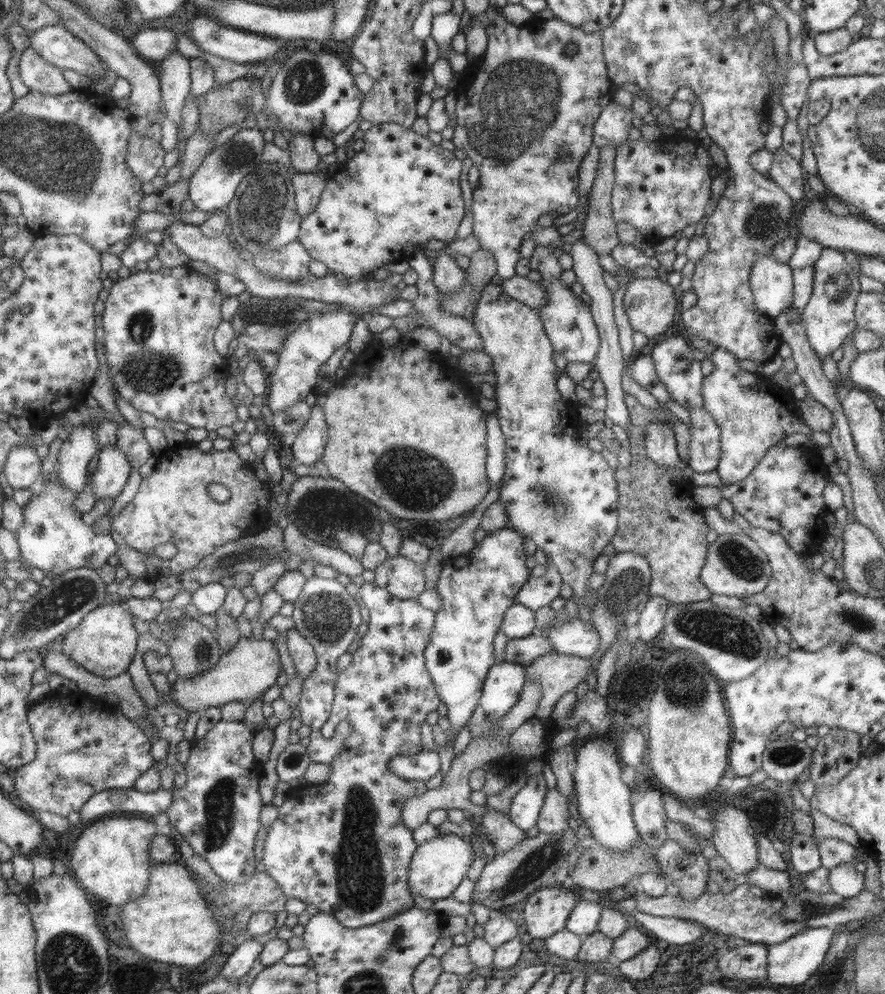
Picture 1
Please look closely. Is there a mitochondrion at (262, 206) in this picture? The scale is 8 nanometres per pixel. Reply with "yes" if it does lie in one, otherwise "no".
yes

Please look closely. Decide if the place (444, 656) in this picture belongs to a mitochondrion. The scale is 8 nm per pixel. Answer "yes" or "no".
yes

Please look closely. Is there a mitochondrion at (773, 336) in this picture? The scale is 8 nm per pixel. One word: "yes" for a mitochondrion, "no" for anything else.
no

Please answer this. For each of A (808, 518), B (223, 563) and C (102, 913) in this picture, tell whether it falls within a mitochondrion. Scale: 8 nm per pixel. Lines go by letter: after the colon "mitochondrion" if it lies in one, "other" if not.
A: other
B: mitochondrion
C: other

